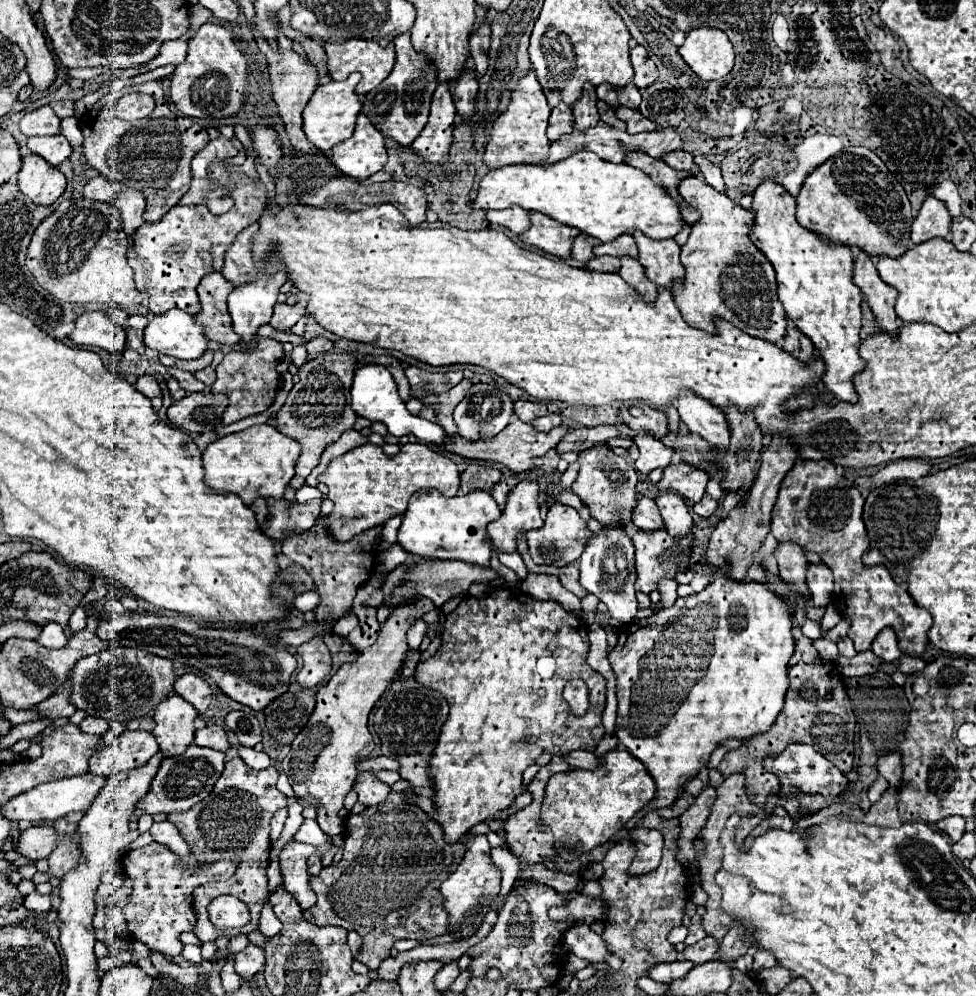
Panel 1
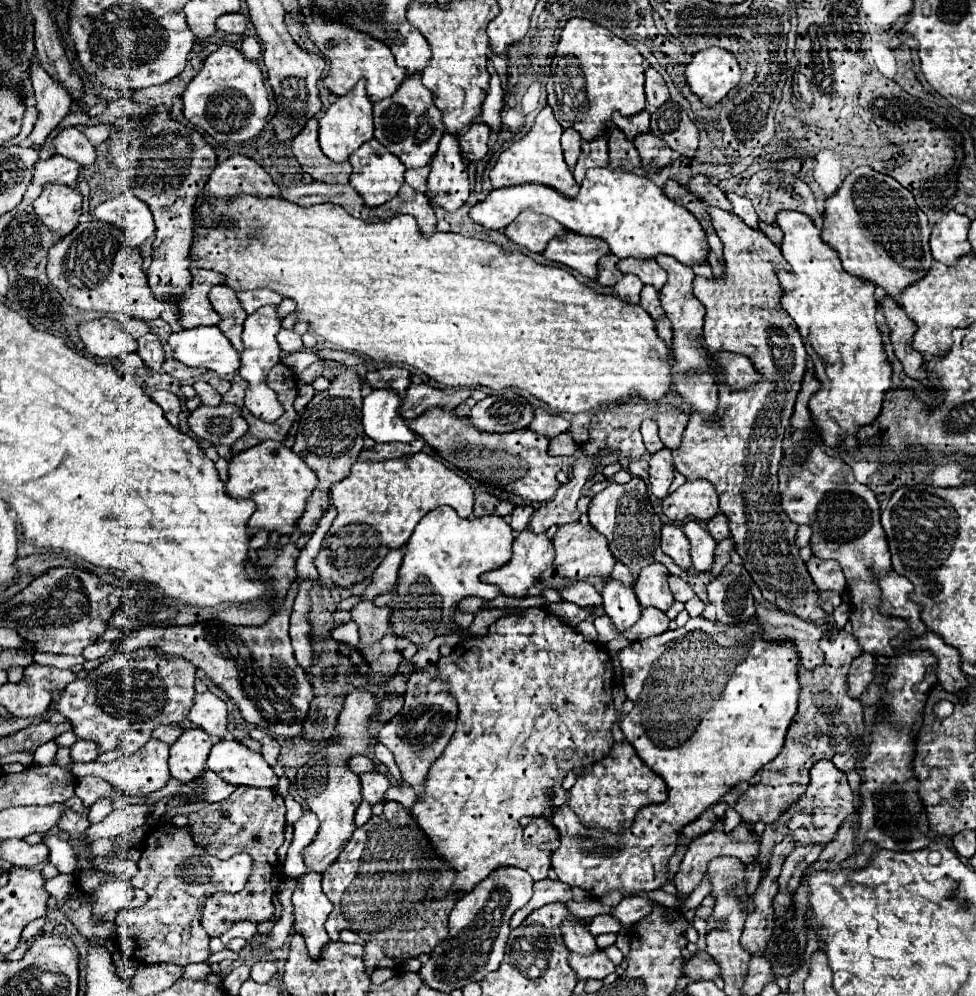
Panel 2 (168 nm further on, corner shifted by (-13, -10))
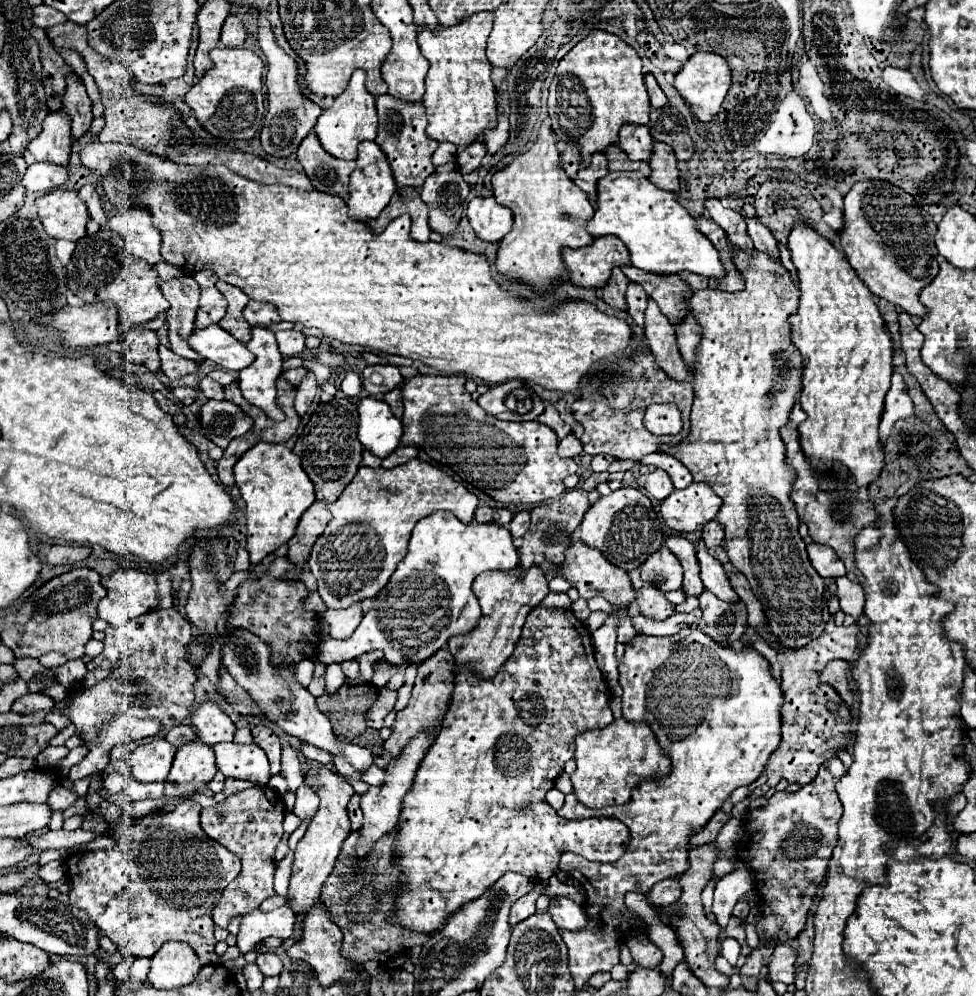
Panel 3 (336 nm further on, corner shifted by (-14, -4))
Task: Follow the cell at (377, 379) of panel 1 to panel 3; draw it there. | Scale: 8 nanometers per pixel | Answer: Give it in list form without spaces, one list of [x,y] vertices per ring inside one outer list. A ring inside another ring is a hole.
[[[361,398],[359,406],[359,424],[357,424],[357,438],[367,452],[377,458],[387,458],[401,442],[403,426],[393,416],[389,406],[383,400],[375,398]]]

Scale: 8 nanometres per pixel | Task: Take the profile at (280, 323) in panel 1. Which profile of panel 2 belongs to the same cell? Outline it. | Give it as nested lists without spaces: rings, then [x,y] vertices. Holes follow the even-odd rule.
[[[282,328],[276,338],[278,338],[278,344],[280,344],[280,348],[284,352],[298,352],[298,350],[302,350],[302,336],[296,334],[294,330]]]

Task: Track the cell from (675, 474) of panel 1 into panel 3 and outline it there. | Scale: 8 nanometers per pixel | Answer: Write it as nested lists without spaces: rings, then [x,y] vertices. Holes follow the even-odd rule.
[[[693,482],[689,488],[675,490],[661,502],[665,524],[679,534],[701,530],[719,512],[721,498],[705,482]]]

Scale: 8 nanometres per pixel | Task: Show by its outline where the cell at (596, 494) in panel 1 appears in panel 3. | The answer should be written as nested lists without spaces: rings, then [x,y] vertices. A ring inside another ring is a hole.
[[[619,488],[615,492],[611,492],[609,496],[601,496],[585,514],[581,528],[579,528],[579,538],[583,538],[581,542],[587,544],[589,548],[597,548],[601,550],[601,554],[615,566],[619,566],[625,572],[631,572],[635,568],[639,568],[653,552],[657,552],[663,544],[663,524],[657,518],[657,514],[653,512],[653,506],[649,502],[649,498],[639,490],[639,488]]]

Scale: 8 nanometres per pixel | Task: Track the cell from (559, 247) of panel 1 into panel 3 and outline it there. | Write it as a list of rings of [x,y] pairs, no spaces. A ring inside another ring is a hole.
[[[615,236],[597,238],[591,246],[563,250],[563,262],[573,284],[583,288],[605,288],[613,268],[631,266],[627,246]]]

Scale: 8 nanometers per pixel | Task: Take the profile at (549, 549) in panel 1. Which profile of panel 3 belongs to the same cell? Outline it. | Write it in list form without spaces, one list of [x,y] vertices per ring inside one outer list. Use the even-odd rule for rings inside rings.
[[[573,542],[571,550],[567,550],[567,562],[563,564],[561,574],[571,582],[573,588],[579,590],[579,596],[589,600],[593,596],[603,596],[615,610],[625,610],[633,604],[635,600],[635,590],[631,586],[629,576],[619,570],[617,566],[611,566],[603,554],[599,554],[599,550],[591,550],[587,546],[583,546],[581,542]]]

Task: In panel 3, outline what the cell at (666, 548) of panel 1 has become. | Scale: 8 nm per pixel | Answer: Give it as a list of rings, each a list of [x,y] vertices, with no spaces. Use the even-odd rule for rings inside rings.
[[[643,584],[643,588],[637,592],[637,604],[641,614],[653,620],[665,620],[675,612],[675,606],[667,602],[665,592],[647,584]]]

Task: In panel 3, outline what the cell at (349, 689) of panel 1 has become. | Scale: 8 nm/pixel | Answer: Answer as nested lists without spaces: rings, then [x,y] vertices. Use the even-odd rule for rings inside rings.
[[[319,764],[319,770],[311,770],[305,774],[307,784],[313,786],[313,790],[321,798],[319,812],[311,820],[305,836],[299,840],[295,848],[295,860],[291,868],[291,878],[289,878],[289,892],[287,892],[287,902],[293,908],[295,914],[307,914],[317,902],[319,902],[319,892],[327,876],[333,872],[333,864],[339,856],[341,844],[349,836],[349,816],[347,816],[347,802],[355,794],[351,784],[343,780],[337,772],[327,770],[325,766]]]

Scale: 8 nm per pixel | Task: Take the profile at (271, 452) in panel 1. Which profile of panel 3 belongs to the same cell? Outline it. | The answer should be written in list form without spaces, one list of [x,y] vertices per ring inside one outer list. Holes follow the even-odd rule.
[[[259,442],[255,448],[247,450],[243,454],[243,458],[235,464],[233,468],[235,472],[235,480],[237,486],[241,490],[243,500],[247,502],[245,506],[245,524],[247,524],[247,550],[249,550],[249,562],[251,564],[259,564],[265,556],[273,554],[279,546],[287,544],[293,536],[295,536],[295,528],[297,522],[301,518],[301,514],[315,502],[315,492],[313,492],[313,482],[309,480],[309,476],[303,472],[299,458],[285,446],[285,444],[267,444],[267,442]]]

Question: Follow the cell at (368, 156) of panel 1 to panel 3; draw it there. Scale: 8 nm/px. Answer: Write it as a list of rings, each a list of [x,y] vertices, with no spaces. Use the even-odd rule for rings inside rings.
[[[361,142],[357,168],[349,180],[349,192],[351,192],[351,198],[347,202],[349,216],[355,222],[369,222],[371,218],[377,218],[381,214],[381,210],[389,204],[395,190],[397,190],[397,186],[395,186],[395,180],[391,178],[391,168],[387,166],[387,158],[385,158],[383,150],[375,142]]]

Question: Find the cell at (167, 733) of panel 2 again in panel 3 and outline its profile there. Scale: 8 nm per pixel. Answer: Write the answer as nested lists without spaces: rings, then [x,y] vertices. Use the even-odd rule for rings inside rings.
[[[175,726],[175,728],[171,728],[169,730],[169,734],[167,734],[167,740],[173,744],[173,746],[183,746],[183,744],[187,744],[187,742],[195,742],[197,740],[197,734],[195,734],[195,730],[191,728],[191,726]]]

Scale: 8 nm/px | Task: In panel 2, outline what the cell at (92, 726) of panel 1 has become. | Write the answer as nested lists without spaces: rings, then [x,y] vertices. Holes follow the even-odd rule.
[[[76,740],[76,744],[70,750],[72,750],[74,762],[90,762],[90,760],[96,760],[96,756],[100,754],[98,744],[92,740]]]

